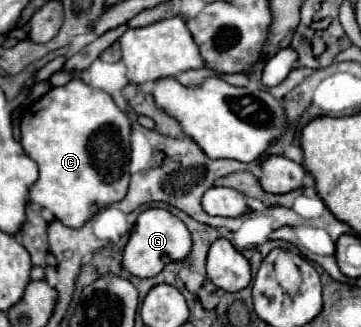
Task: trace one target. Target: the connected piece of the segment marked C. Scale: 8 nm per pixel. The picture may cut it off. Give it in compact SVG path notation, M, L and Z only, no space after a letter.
M74 77L64 87L50 89L36 103L22 111L22 147L30 159L38 163L40 177L30 189L30 201L54 213L58 221L72 229L80 229L100 209L118 203L128 193L130 163L130 119L116 107L112 97L100 89L92 89Z

